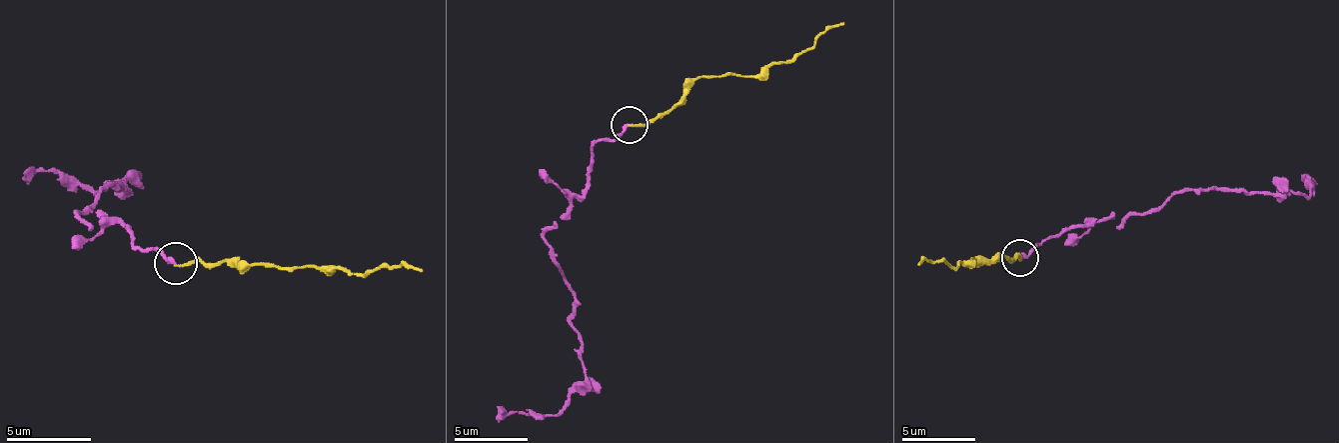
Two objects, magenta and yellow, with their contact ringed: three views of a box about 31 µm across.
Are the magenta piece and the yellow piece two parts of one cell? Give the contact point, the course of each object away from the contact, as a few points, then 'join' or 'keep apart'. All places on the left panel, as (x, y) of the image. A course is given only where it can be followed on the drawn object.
at (176, 263); magenta runs (175, 264), (124, 226), (77, 213), (111, 183), (124, 192), (68, 187), (51, 170), (21, 179); yellow runs (175, 264), (260, 264), (366, 273), (404, 268), (421, 273); join

